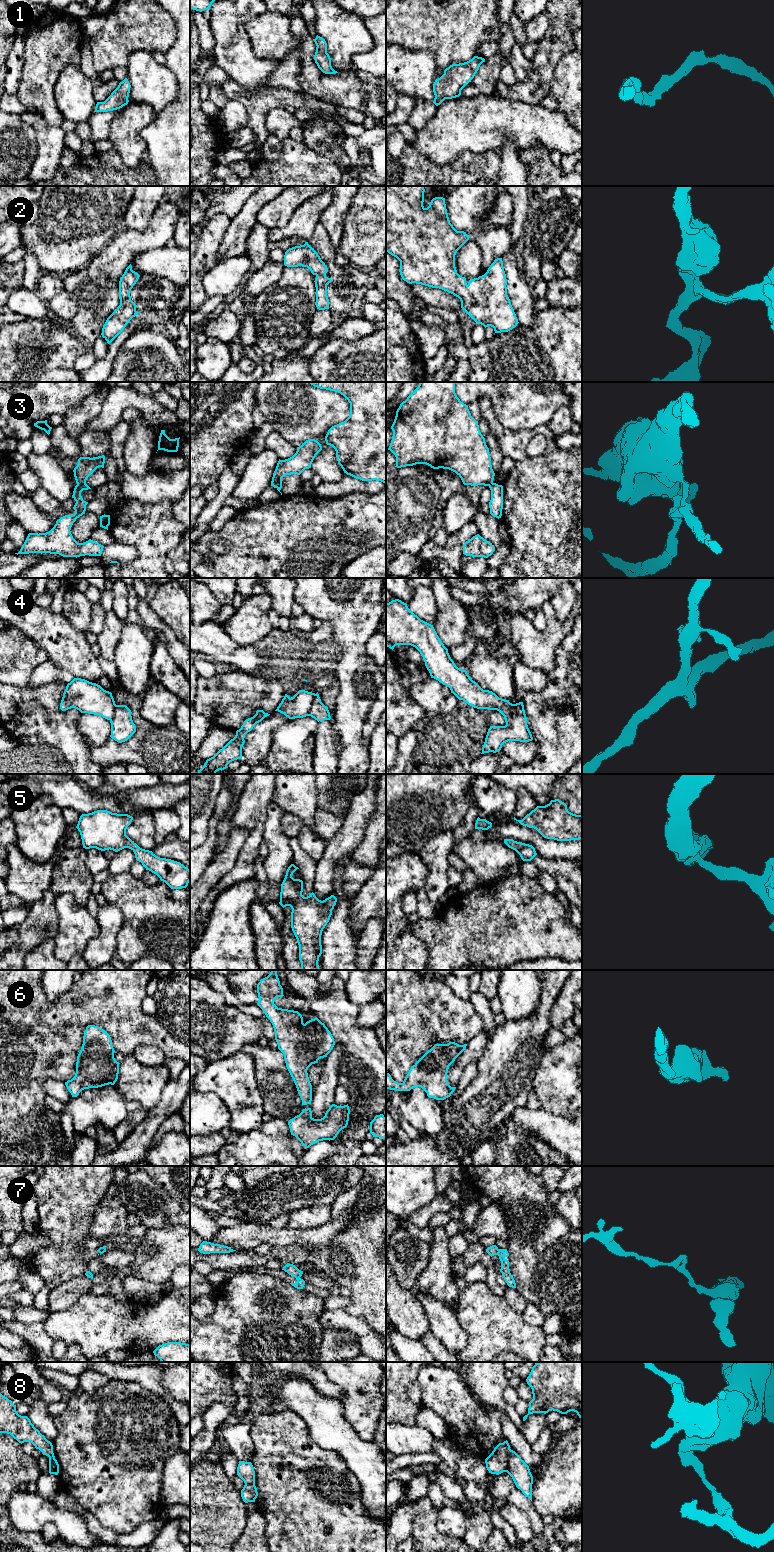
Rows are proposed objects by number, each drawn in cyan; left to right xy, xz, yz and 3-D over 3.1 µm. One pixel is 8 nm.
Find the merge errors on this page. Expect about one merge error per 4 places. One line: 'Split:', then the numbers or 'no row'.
Split: 3, 4, 7, 8

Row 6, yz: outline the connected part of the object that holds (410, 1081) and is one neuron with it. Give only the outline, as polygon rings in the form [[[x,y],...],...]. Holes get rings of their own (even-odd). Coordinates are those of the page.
[[[455,1042],[435,1044],[410,1068],[402,1083],[394,1081],[386,1072],[386,1089],[410,1091],[421,1087],[429,1098],[444,1100],[450,1097],[456,1087],[448,1083],[448,1069],[466,1046]]]

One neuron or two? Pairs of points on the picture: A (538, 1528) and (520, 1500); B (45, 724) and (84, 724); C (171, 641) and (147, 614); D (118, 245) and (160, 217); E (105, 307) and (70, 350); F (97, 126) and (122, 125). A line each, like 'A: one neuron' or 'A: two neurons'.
A: one neuron
B: two neurons
C: one neuron
D: one neuron
E: two neurons
F: two neurons

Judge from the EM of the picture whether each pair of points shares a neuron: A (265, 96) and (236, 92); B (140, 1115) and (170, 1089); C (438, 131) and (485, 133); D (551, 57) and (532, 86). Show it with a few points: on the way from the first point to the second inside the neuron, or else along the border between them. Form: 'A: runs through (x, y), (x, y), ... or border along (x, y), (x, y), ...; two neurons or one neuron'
A: runs through (258, 96), (243, 96); one neuron
B: border along (148, 1111), (147, 1115), (132, 1129); two neurons
C: runs through (450, 131), (473, 131); one neuron
D: runs through (546, 64), (542, 68), (539, 79); one neuron

